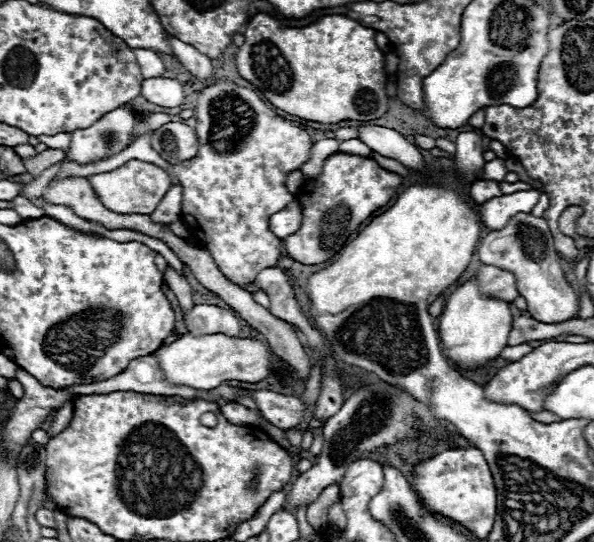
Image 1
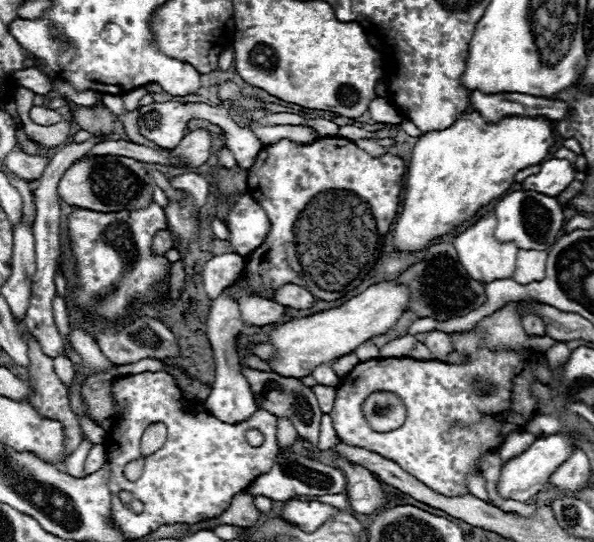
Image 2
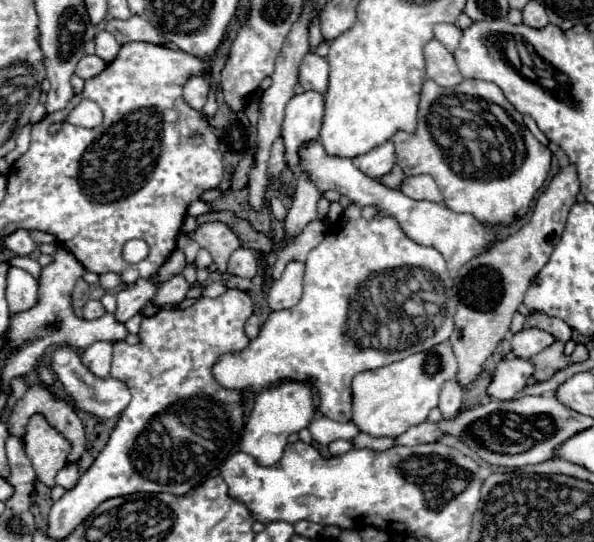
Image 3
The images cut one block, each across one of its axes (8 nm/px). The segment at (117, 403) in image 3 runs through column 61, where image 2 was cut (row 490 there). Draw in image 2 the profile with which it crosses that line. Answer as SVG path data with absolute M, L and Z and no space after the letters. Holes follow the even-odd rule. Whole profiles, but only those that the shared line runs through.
M334 452L334 464L346 474L346 496L352 510L360 514L374 514L382 504L388 502L388 496L382 492L380 482L368 468L348 462L338 452Z

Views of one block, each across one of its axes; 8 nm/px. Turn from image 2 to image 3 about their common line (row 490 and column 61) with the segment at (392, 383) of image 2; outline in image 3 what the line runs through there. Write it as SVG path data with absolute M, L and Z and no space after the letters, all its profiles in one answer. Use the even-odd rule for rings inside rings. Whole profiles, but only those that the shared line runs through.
M32 416L28 436L24 436L24 448L26 456L32 460L36 478L52 488L56 484L56 472L66 464L68 440L64 440L60 432L52 432L52 428L44 424L44 416Z

